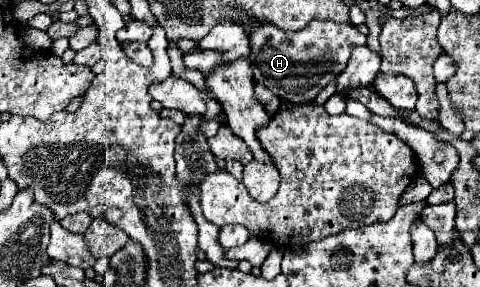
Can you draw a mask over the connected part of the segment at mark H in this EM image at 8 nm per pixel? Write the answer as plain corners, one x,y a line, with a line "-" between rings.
315,21
309,23
303,31
281,31
271,23
265,23
263,27
255,27
253,35
249,37
251,41
251,69
253,69
253,81
263,83
269,87
279,99
289,101
289,103
311,103
321,89
325,89
347,65
347,59
351,57
351,47
353,45
365,45
367,37
359,33
357,27
349,23
333,23
333,21

